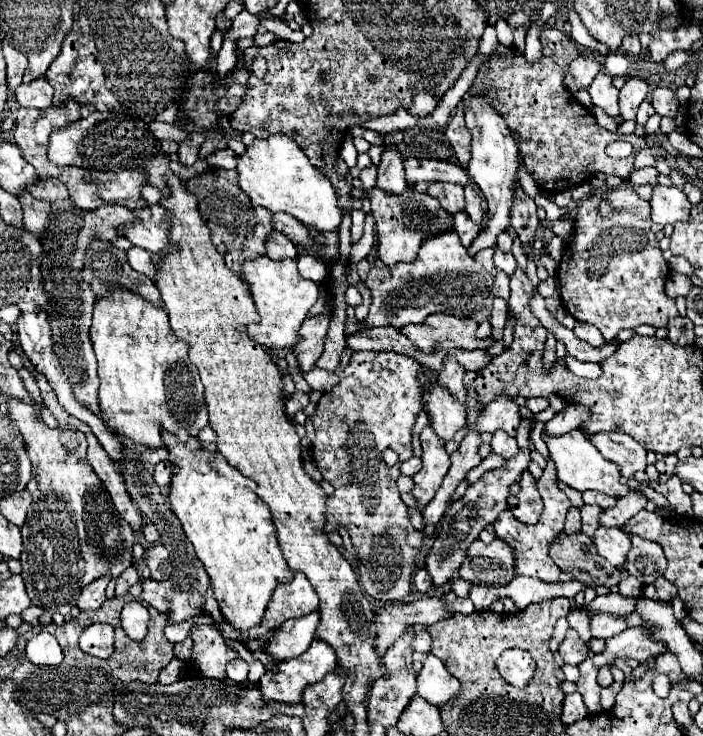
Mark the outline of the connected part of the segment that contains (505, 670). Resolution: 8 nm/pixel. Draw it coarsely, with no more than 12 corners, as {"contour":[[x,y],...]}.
{"contour":[[507,649],[497,669],[507,683],[525,687],[535,661],[523,649]]}

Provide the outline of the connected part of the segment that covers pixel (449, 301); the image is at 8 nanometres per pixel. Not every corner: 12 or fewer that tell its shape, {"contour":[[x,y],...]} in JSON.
{"contour":[[455,229],[369,271],[369,327],[449,313],[483,323],[493,277]]}

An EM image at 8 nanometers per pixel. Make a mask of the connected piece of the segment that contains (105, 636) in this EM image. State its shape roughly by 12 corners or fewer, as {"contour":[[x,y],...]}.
{"contour":[[93,623],[81,633],[81,649],[113,655],[113,625]]}

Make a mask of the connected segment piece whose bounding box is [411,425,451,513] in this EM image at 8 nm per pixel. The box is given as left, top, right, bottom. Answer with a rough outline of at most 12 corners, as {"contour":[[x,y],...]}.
{"contour":[[429,425],[421,433],[423,467],[411,495],[419,513],[451,467],[445,441]]}

